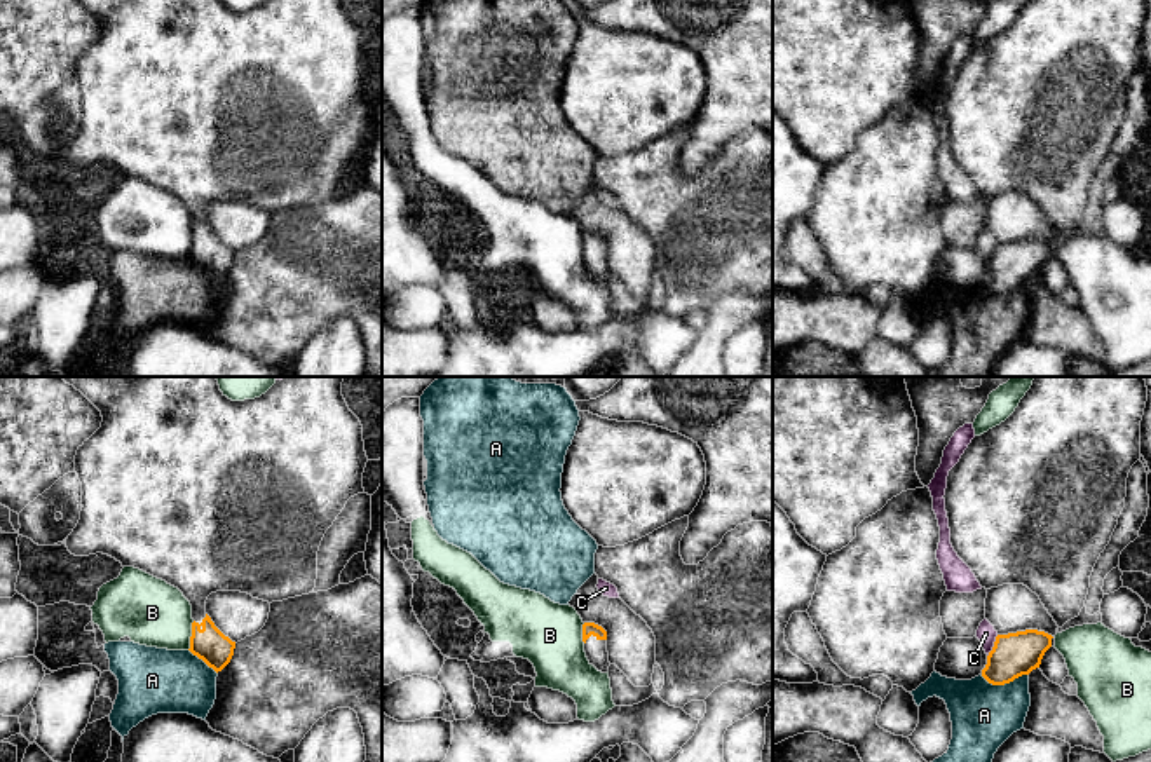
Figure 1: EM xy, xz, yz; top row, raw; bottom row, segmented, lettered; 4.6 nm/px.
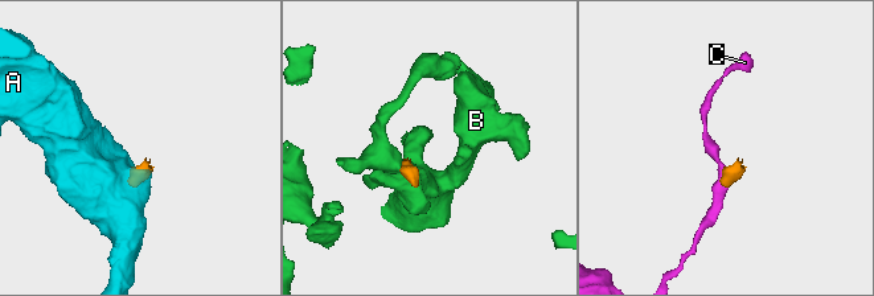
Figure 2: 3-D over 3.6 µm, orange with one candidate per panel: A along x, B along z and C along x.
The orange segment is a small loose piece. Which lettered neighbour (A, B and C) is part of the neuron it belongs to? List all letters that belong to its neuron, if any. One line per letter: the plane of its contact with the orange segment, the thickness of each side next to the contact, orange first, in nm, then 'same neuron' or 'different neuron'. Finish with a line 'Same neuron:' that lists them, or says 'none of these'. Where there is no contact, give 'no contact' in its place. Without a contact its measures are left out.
A: meets orange in yz; 200 nm thick on the orange side, 300 nm on the other; different neuron
B: meets orange in xy; 160 nm thick on the orange side, 300 nm on the other; different neuron
C: meets orange in yz; 200 nm thick on the orange side, 90 nm on the other; different neuron
Same neuron: none of these

